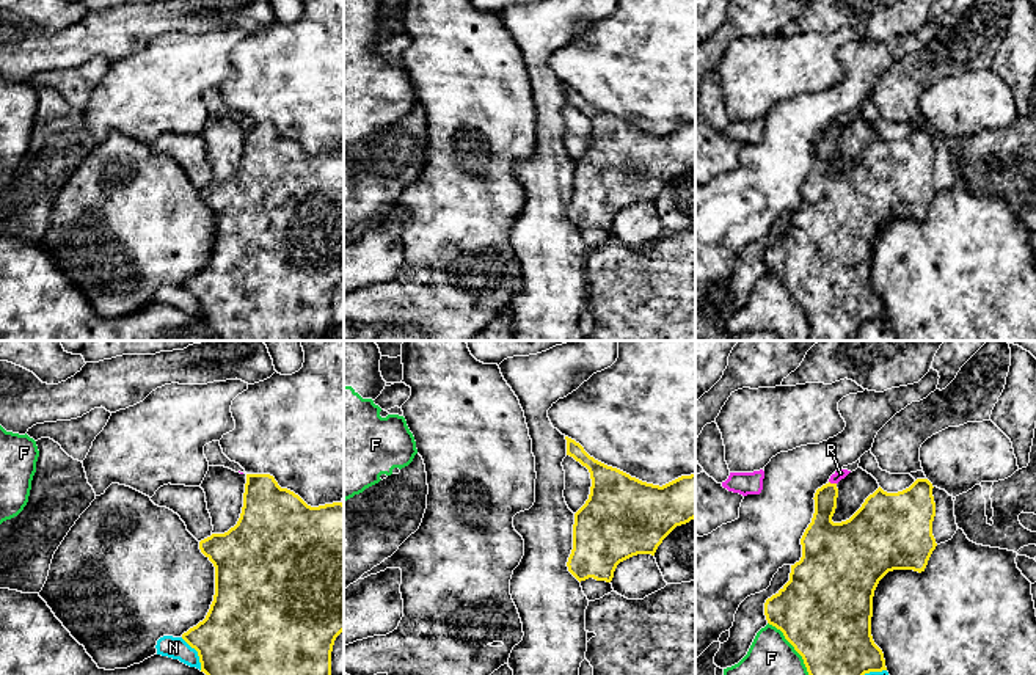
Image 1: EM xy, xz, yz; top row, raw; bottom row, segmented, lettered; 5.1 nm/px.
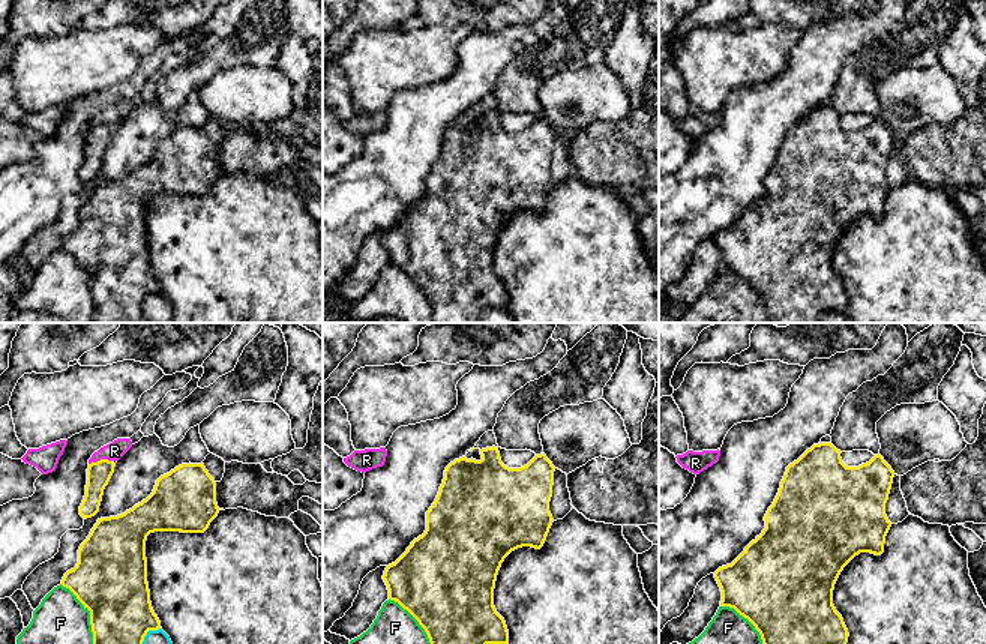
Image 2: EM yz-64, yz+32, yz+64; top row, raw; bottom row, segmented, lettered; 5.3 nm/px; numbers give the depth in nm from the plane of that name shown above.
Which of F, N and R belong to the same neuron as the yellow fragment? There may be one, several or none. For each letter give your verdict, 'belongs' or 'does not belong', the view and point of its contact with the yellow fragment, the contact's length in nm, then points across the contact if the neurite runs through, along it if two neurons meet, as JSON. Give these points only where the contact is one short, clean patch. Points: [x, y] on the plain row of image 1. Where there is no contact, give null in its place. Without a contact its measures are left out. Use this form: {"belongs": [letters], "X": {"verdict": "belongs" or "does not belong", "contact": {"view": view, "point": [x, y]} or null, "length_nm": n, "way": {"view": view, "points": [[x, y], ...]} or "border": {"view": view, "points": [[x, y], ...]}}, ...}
{"belongs": [], "F": {"verdict": "does not belong", "contact": {"view": "yz", "point": [799, 302]}, "length_nm": 420}, "N": {"verdict": "does not belong", "contact": {"view": "xy", "point": [198, 302]}, "length_nm": 200}, "R": {"verdict": "does not belong", "contact": {"view": "yz", "point": [832, 132]}, "length_nm": 40, "border": {"view": "yz", "points": [[829, 129], [835, 132]]}}}

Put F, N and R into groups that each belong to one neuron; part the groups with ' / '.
F / N / R

